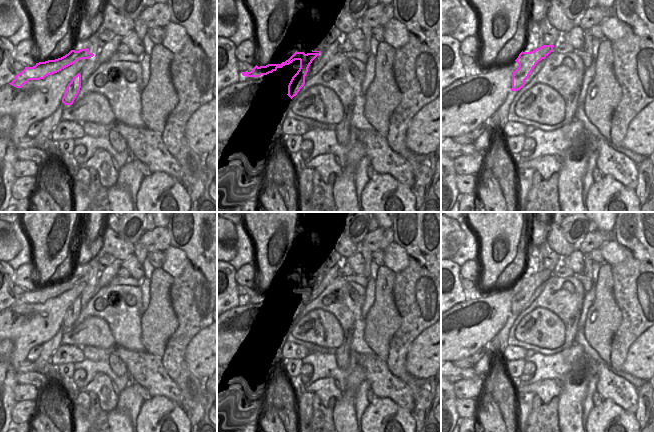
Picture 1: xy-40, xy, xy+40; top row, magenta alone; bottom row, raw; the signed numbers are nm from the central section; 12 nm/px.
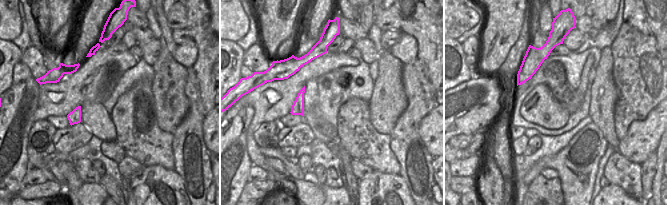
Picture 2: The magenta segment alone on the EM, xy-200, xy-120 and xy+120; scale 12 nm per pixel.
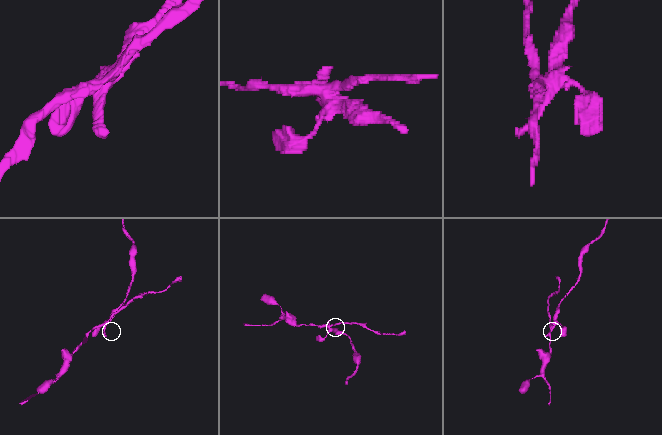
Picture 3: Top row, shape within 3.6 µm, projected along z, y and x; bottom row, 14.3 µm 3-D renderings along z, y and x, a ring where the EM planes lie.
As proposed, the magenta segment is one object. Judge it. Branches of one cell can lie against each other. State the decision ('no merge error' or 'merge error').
merge error

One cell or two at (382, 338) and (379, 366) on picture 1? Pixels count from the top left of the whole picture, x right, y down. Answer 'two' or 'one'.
two

